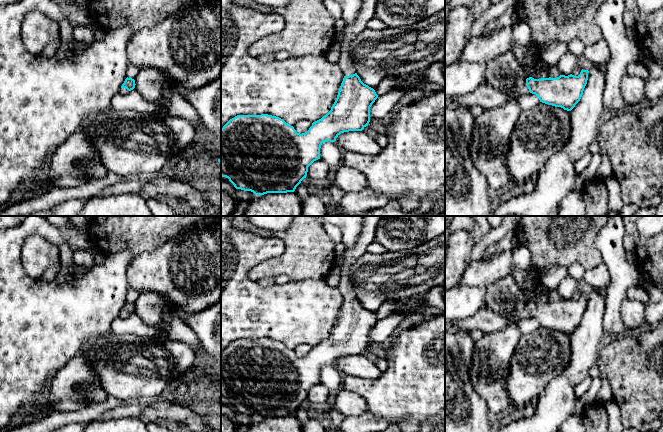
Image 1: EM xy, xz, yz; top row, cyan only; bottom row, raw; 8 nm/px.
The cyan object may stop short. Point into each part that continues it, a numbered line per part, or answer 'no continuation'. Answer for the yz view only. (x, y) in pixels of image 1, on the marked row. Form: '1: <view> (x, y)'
1: yz (485, 96)

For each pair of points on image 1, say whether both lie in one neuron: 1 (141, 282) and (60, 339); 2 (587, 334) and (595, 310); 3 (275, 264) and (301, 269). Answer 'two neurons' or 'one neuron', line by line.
1: two neurons
2: one neuron
3: one neuron

